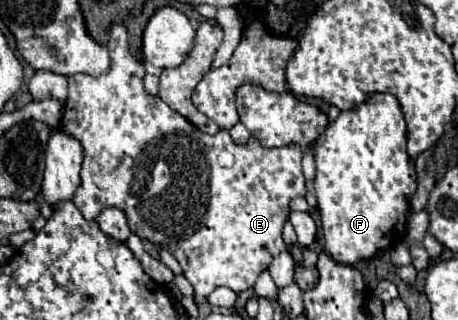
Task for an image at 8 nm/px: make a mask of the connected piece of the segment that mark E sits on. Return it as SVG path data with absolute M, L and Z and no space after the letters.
M124 25L112 27L108 51L112 67L106 75L72 75L68 79L70 93L64 105L62 131L78 139L84 149L82 183L74 195L74 205L88 221L94 221L106 207L124 211L132 233L140 239L148 239L156 249L166 249L178 259L184 277L196 291L196 303L204 303L206 297L222 285L236 293L254 287L254 281L272 259L290 249L282 239L282 227L288 221L290 201L306 195L300 145L292 143L268 149L254 137L238 145L230 139L228 131L218 131L216 135L200 133L196 127L190 131L188 119L172 111L160 97L146 93L142 85L146 71L128 51Z

